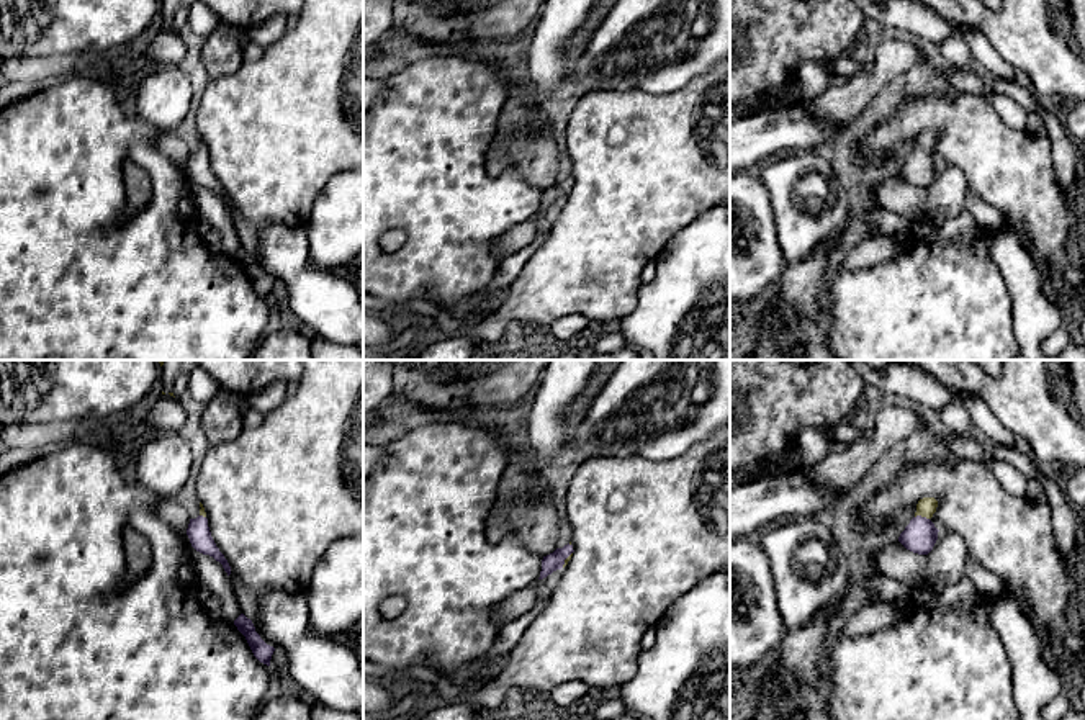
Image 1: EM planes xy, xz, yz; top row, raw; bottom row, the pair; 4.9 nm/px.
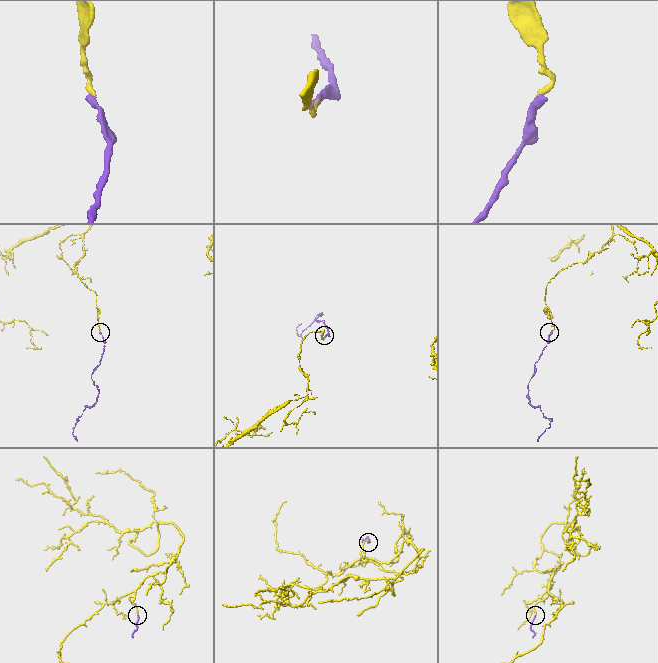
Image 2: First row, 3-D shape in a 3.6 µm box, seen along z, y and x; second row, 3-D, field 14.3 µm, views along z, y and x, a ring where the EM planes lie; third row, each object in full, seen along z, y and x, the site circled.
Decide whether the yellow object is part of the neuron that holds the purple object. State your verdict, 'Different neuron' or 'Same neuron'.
Same neuron

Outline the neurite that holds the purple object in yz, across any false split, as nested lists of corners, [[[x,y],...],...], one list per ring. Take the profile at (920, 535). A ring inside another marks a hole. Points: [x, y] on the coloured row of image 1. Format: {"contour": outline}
{"contour": [[[923,497],[916,504],[915,517],[900,533],[898,542],[910,551],[918,555],[928,555],[936,540],[938,540],[938,529],[930,520],[936,512],[938,501],[934,497]]]}

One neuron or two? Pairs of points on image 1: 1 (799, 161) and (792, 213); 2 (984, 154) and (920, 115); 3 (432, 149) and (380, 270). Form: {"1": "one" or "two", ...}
{"1": "one", "2": "one", "3": "one"}

